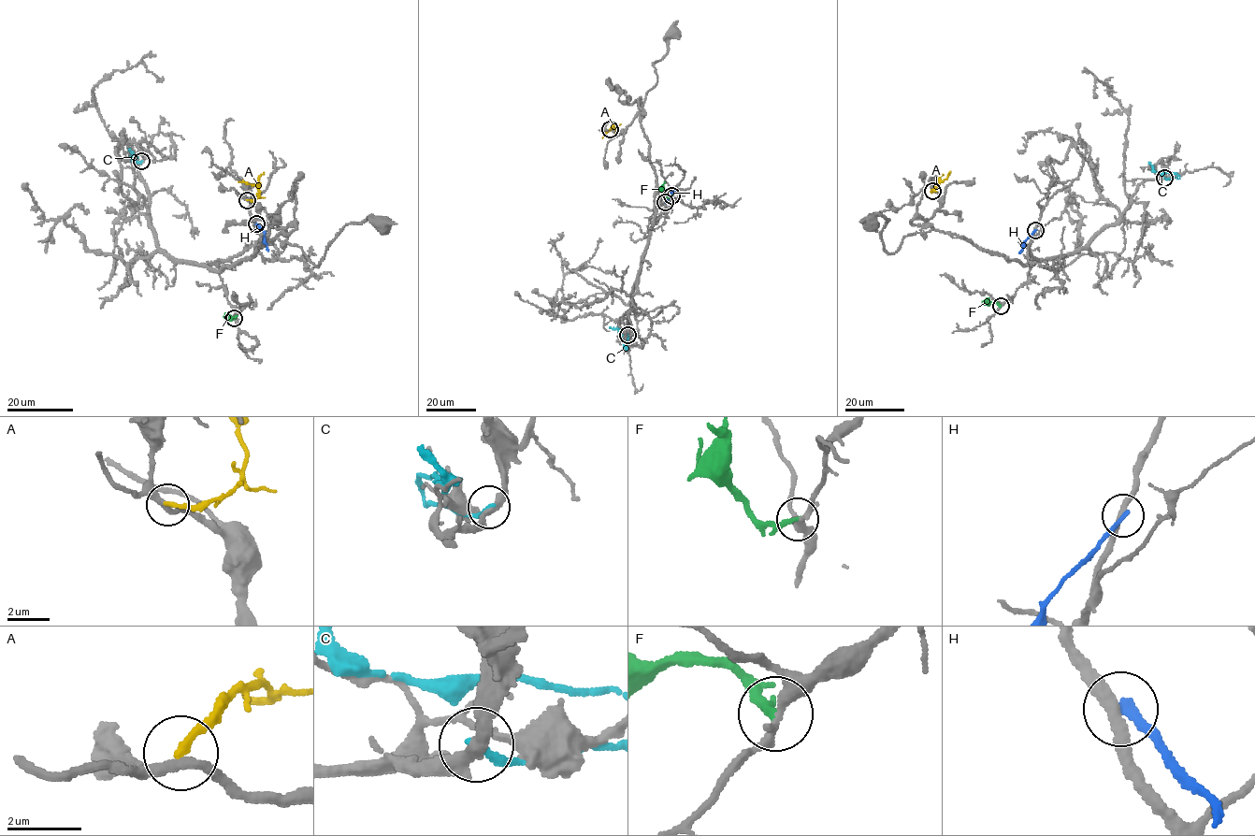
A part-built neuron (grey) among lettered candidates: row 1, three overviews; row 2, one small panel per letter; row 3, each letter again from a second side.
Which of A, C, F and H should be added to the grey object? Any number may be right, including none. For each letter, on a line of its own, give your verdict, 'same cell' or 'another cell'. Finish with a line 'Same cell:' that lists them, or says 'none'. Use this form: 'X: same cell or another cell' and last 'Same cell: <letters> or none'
A: same cell
C: another cell
F: another cell
H: another cell
Same cell: A

